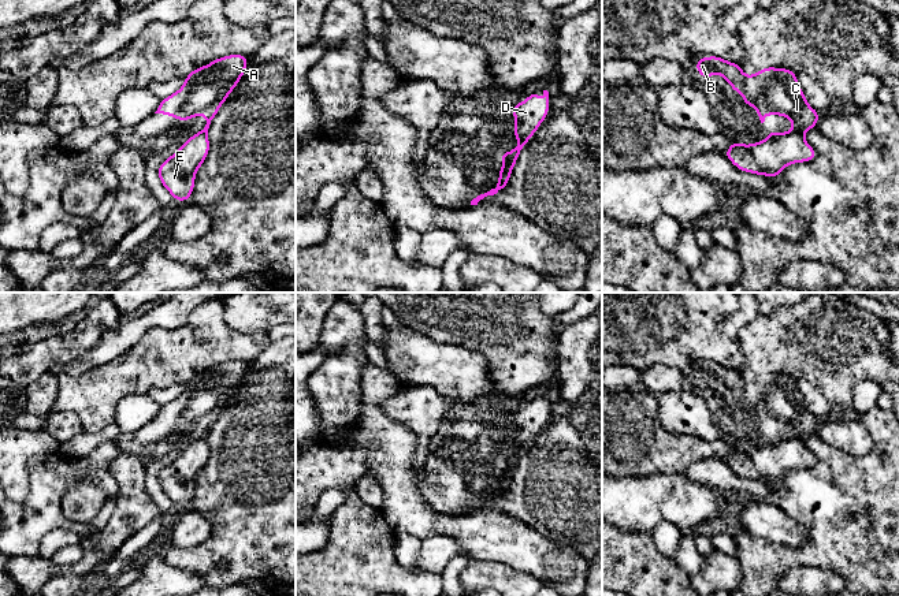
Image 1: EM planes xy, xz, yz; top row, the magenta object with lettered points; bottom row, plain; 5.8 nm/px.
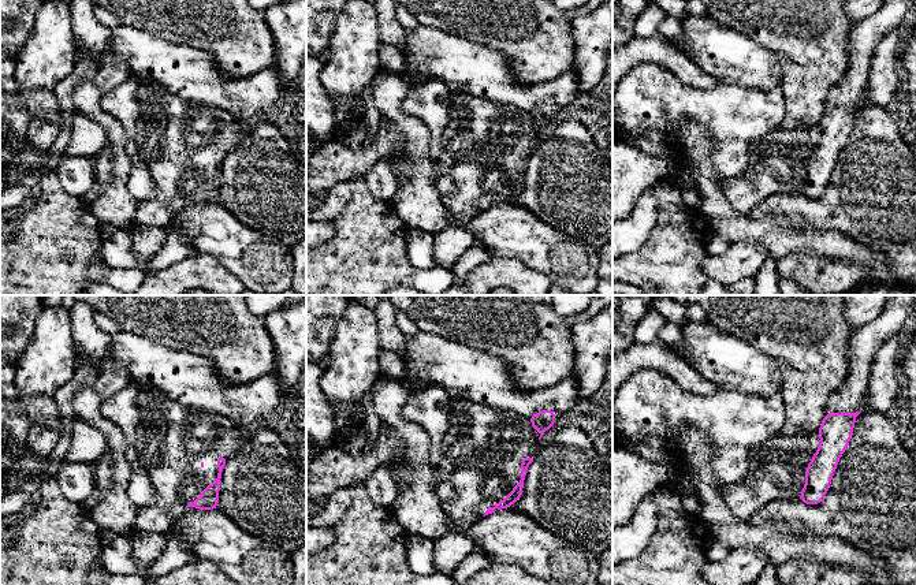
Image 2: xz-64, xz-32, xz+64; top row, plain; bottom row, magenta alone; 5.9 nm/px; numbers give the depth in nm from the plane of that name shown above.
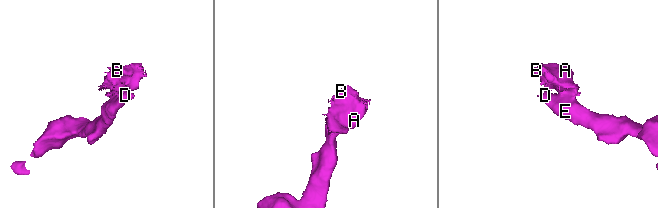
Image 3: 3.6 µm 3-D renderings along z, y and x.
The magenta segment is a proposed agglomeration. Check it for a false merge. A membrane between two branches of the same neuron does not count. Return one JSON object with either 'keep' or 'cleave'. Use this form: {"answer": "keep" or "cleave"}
{"answer": "cleave"}

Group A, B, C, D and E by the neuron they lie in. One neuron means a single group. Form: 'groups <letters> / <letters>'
groups A B C / D E

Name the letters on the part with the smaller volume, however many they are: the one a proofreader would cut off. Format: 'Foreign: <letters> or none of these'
Foreign: A, B, C

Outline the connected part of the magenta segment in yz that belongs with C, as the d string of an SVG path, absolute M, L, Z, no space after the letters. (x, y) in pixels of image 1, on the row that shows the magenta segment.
M717 56L702 57L695 68L701 77L720 74L736 93L743 94L744 104L754 107L761 123L766 115L784 115L792 122L792 130L780 134L799 134L816 127L820 113L813 109L798 85L796 74L787 68L768 67L747 77L739 64Z

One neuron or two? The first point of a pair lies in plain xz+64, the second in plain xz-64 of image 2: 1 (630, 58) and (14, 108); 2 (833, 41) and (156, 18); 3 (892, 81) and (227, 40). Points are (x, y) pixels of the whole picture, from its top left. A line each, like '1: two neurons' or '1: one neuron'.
1: one neuron
2: one neuron
3: two neurons

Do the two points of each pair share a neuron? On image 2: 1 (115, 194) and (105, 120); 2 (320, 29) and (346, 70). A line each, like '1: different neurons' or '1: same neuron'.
1: same neuron
2: different neurons

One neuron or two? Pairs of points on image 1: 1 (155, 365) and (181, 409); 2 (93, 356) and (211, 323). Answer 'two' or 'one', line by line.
1: two
2: two

